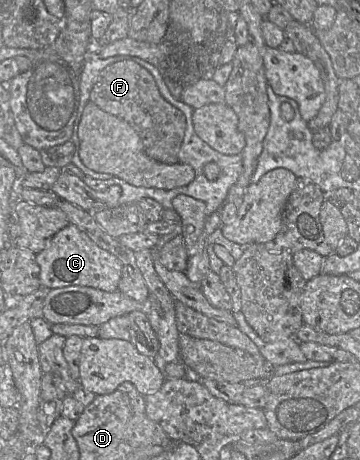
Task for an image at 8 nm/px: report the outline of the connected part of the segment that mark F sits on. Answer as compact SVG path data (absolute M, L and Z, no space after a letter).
M131 60L115 62L98 75L89 101L103 111L127 121L138 133L146 154L164 164L179 162L179 151L186 131L185 115L161 95L153 75Z

